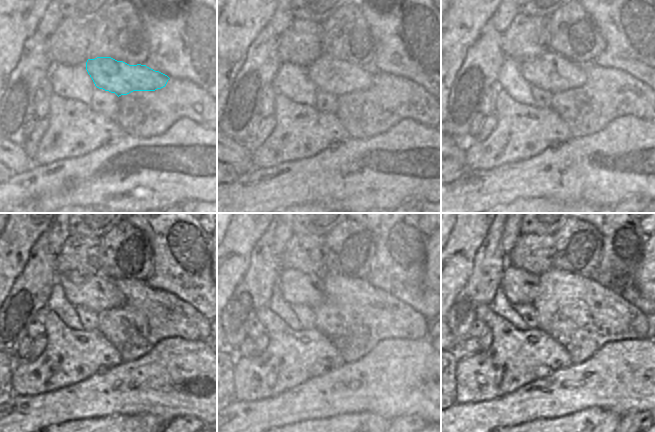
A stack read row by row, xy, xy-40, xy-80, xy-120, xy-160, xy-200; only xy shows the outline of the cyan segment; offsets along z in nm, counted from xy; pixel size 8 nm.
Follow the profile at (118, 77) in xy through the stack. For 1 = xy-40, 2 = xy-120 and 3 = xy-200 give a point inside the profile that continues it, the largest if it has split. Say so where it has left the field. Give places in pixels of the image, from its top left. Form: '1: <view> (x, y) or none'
1: xy-40 (330, 74)
2: xy-120 (98, 292)
3: xy-200 (519, 286)

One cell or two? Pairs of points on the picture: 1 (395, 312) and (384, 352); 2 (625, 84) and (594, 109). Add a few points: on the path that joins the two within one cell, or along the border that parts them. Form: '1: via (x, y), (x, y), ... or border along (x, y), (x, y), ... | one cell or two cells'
1: border along (412, 339), (382, 339), (368, 352) | two cells
2: via (617, 91), (610, 93), (602, 101) | one cell

